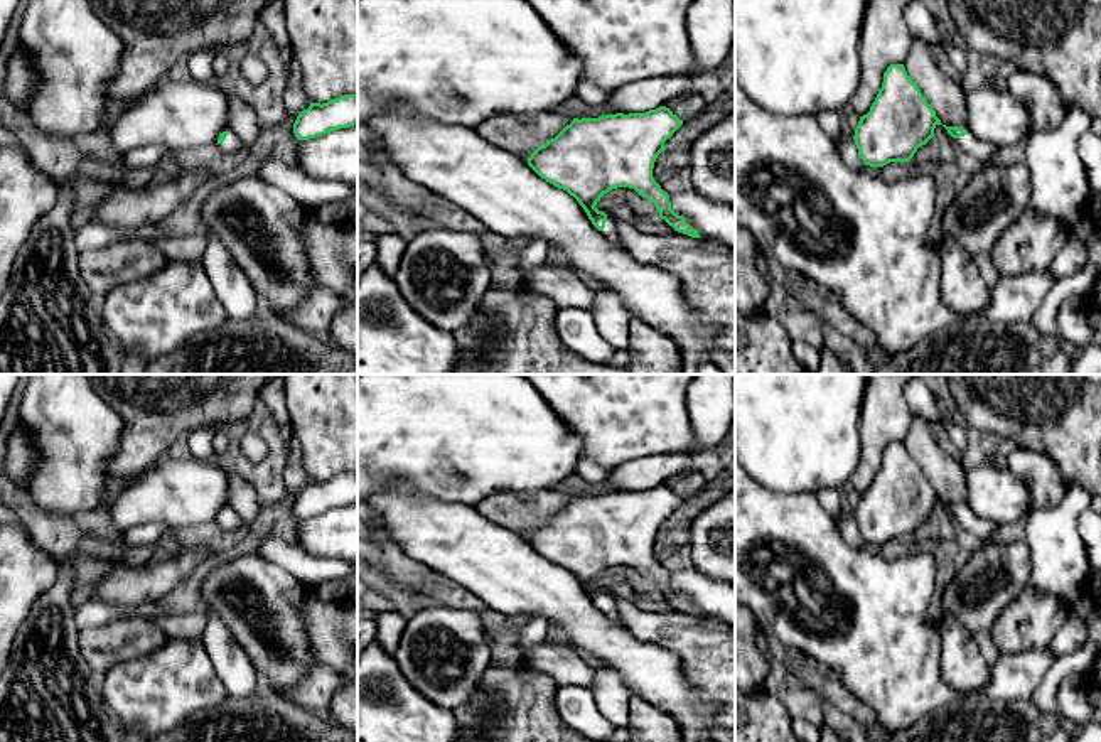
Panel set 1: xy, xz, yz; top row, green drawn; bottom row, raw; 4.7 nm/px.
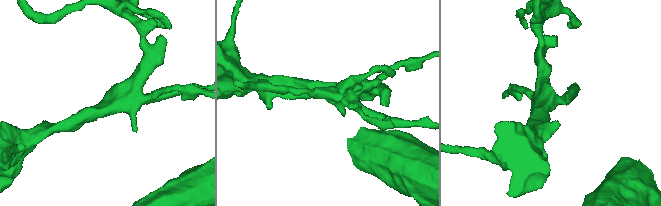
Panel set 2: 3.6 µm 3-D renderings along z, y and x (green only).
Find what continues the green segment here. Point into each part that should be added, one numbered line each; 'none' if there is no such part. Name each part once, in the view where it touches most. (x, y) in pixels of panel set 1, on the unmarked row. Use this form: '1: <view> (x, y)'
1: xz (609, 607)

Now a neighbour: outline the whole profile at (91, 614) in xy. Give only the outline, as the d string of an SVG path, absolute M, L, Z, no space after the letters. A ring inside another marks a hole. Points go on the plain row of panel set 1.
M91 600L74 609L74 621L79 629L98 627L115 621L147 619L152 621L170 610L158 600L148 600L140 604L106 604Z

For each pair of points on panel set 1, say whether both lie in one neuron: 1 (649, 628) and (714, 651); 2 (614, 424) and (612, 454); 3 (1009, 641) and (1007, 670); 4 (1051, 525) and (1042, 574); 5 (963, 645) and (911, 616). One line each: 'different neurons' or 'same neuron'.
1: same neuron
2: same neuron
3: different neurons
4: same neuron
5: different neurons

